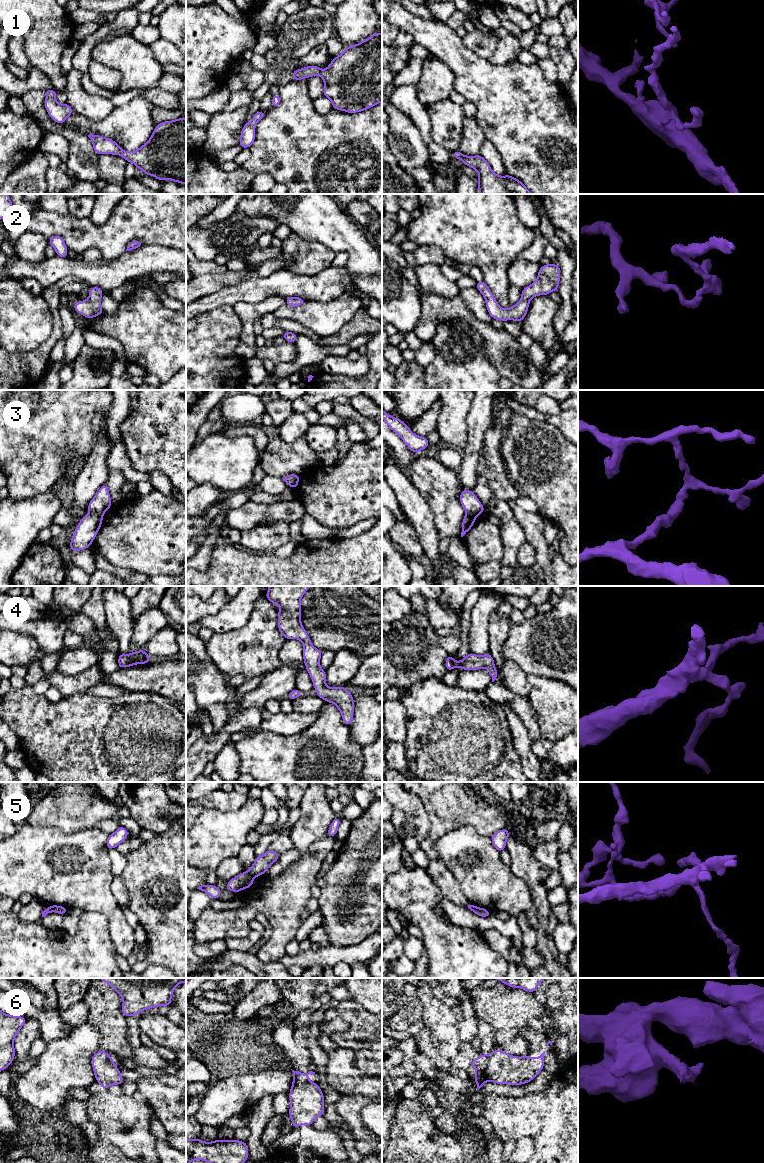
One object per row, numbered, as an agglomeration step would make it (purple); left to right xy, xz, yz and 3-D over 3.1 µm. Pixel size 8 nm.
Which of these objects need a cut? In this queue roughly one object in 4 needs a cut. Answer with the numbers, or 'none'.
3, 5, 6

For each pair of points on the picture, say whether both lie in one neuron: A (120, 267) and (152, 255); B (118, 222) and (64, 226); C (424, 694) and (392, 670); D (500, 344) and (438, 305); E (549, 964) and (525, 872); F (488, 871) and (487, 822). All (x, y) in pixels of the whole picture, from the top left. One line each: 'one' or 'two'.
A: one
B: one
C: two
D: one
E: one
F: two

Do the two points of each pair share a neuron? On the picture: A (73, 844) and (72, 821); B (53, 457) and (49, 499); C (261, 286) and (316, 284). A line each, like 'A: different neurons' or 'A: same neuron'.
A: different neurons
B: different neurons
C: same neuron

